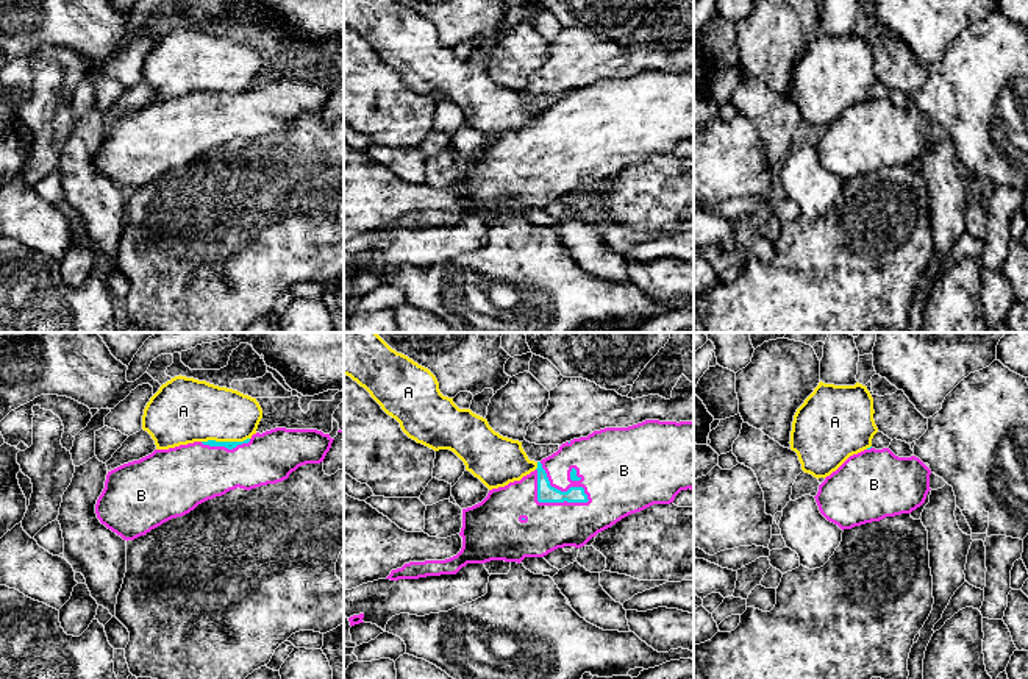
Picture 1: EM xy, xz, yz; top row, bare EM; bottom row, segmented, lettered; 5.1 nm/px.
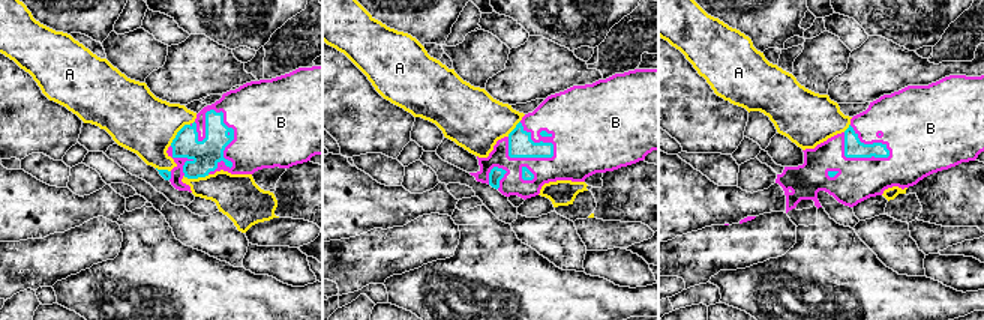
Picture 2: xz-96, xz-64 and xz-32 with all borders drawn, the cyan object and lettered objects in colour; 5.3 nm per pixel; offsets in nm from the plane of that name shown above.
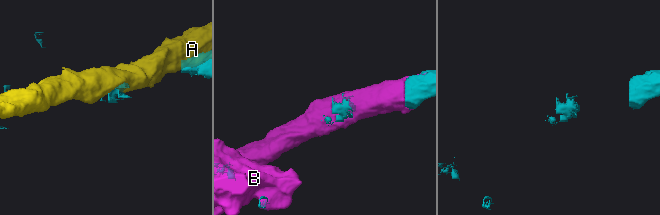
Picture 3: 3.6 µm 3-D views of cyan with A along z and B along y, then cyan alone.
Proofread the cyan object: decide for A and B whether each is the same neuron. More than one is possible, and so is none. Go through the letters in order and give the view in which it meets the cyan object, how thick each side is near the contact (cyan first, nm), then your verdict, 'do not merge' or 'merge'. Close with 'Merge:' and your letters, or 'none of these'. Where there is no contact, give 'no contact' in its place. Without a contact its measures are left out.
A: contact in xy; calibres 50 and 320 nm; do not merge
B: contact in xz; calibres 100 and 260 nm; merge
Merge: B

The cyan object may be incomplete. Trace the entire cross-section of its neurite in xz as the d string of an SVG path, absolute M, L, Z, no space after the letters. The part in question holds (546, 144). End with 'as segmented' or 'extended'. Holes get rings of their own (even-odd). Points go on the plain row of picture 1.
M645 70L628 78L605 78L587 87L573 89L537 112L537 119L520 131L489 140L487 147L462 159L461 201L445 211L409 212L392 220L386 229L419 229L456 225L467 214L505 211L520 214L525 208L544 208L564 197L584 197L598 183L622 169L653 155L670 155L681 140L694 140L694 72Z; extended

